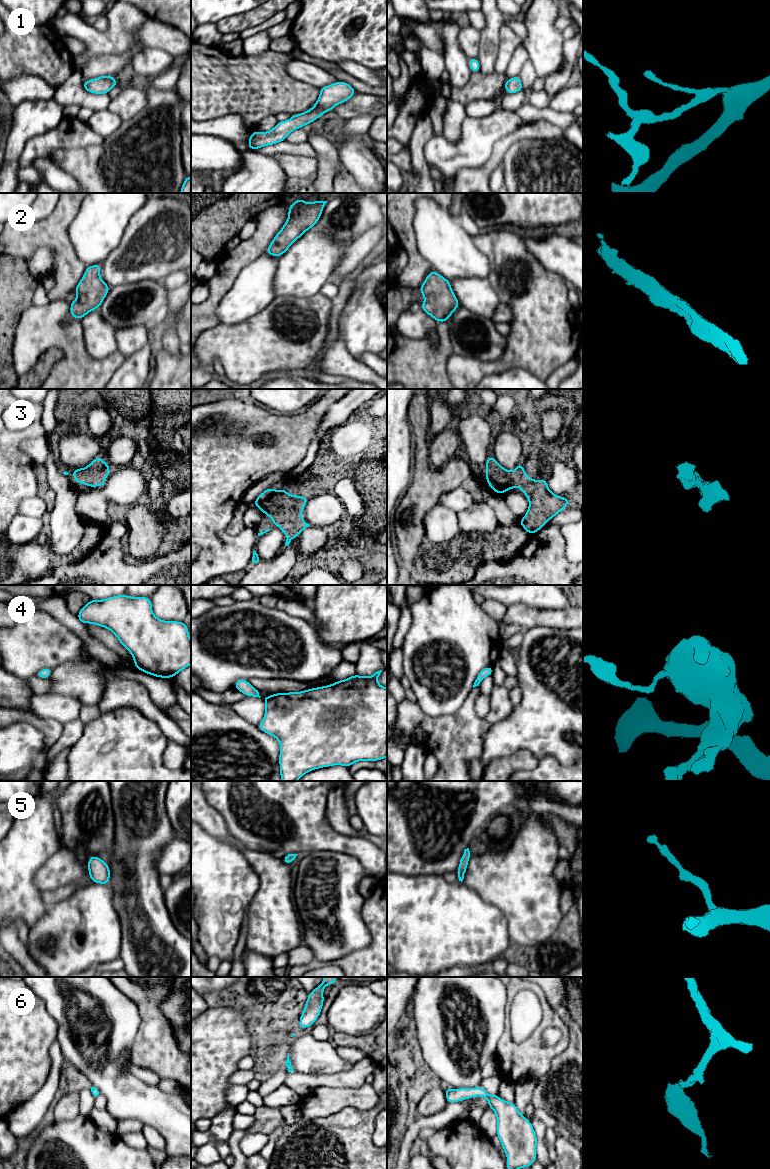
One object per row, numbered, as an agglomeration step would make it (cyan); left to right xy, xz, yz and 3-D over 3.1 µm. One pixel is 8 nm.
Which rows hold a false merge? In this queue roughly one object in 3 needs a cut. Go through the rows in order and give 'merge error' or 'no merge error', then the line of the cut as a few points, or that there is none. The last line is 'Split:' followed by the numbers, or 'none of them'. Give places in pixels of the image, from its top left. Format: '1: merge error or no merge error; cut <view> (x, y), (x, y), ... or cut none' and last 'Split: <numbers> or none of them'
1: no merge error; cut none
2: no merge error; cut none
3: no merge error; cut none
4: no merge error; cut none
5: no merge error; cut none
6: no merge error; cut none
Split: none of them

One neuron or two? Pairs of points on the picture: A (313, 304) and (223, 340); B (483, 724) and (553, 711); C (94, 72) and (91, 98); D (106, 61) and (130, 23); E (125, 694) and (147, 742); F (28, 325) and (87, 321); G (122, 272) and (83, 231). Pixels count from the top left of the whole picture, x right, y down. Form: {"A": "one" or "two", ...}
{"A": "one", "B": "two", "C": "two", "D": "two", "E": "two", "F": "two", "G": "two"}

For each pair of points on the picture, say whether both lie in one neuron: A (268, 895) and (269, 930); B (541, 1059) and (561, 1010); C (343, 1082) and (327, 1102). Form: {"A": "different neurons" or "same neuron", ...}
{"A": "same neuron", "B": "different neurons", "C": "different neurons"}

